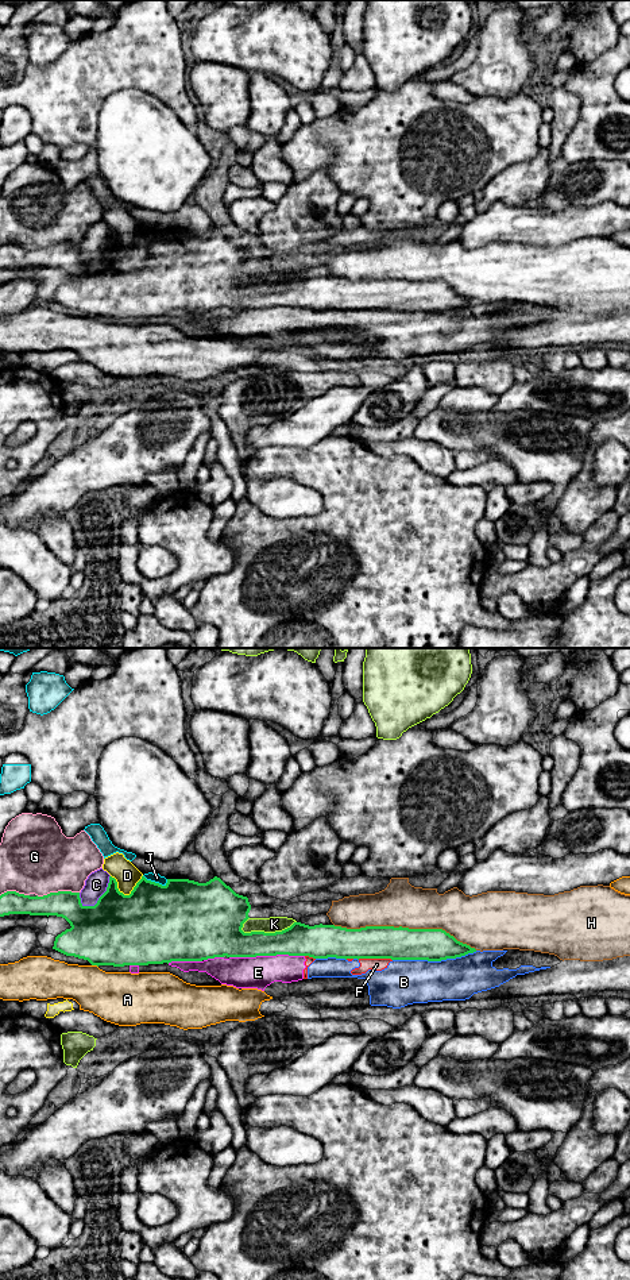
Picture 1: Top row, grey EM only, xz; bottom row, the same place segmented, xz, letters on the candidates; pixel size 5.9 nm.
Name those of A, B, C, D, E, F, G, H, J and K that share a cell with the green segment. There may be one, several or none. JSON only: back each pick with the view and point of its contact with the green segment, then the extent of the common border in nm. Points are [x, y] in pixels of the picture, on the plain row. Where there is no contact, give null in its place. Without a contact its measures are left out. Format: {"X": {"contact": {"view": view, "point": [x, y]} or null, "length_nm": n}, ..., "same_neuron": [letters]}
{"same_neuron": []}

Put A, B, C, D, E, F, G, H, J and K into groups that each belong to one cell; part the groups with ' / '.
A / B E F / C / D / G / H / J / K

